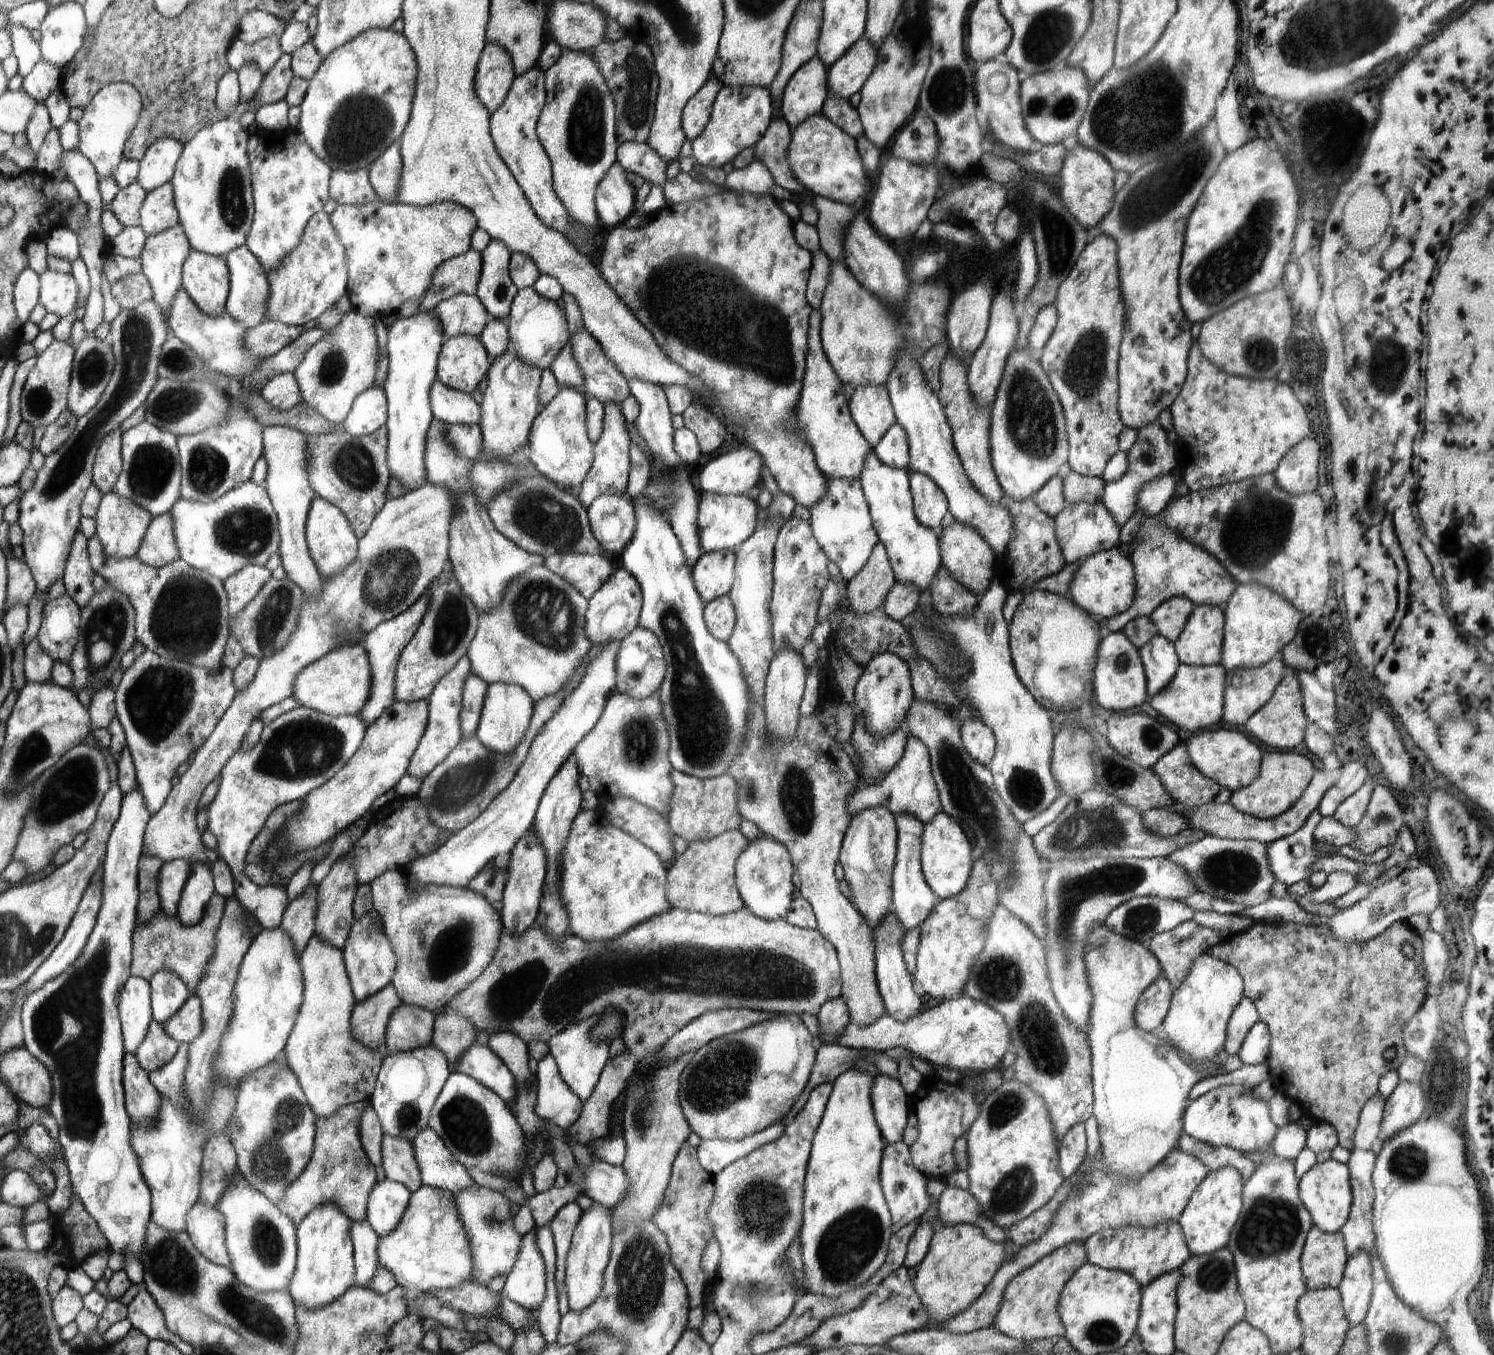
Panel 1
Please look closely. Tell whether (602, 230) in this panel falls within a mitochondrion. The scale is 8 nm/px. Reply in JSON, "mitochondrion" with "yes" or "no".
{"mitochondrion":"no"}

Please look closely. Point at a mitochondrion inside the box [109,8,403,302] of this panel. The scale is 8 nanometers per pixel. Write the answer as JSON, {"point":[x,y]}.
{"point":[358,124]}

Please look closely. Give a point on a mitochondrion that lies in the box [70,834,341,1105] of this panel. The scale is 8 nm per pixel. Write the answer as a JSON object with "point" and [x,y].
{"point":[224,976]}

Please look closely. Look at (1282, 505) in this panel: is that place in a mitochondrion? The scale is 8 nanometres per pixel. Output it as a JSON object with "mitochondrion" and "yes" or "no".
{"mitochondrion":"yes"}

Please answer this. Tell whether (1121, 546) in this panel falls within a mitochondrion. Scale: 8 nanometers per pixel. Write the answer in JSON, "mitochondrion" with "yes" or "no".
{"mitochondrion":"no"}

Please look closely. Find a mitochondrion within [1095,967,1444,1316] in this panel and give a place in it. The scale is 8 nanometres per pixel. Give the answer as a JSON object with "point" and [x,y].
{"point":[1271,1224]}

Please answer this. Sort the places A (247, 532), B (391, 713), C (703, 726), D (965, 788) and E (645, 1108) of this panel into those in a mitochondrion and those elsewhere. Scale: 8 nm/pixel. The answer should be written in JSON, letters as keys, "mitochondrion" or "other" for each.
{"A":"mitochondrion","B":"other","C":"mitochondrion","D":"mitochondrion","E":"mitochondrion"}

